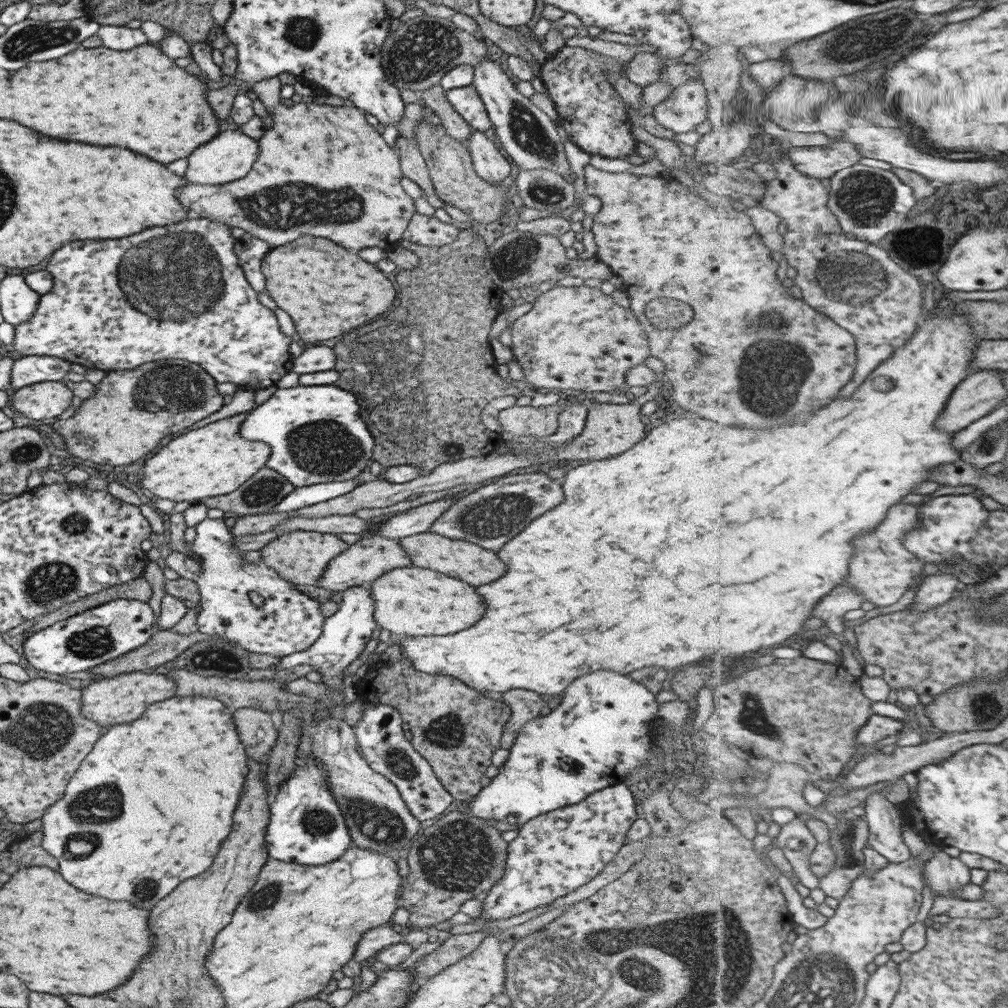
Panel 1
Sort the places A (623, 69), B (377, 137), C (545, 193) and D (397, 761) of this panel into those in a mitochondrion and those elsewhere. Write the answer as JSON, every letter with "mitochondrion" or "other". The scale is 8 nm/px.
{"A":"other","B":"other","C":"mitochondrion","D":"mitochondrion"}

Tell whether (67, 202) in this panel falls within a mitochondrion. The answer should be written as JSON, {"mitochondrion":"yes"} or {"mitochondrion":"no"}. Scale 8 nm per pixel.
{"mitochondrion":"no"}

